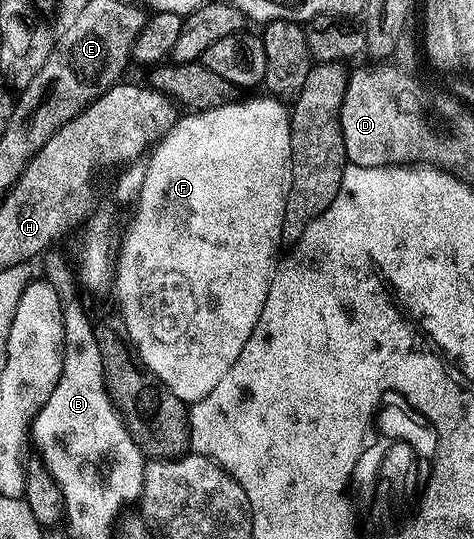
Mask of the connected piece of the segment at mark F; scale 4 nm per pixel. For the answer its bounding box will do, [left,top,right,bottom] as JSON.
[115,96,293,404]

